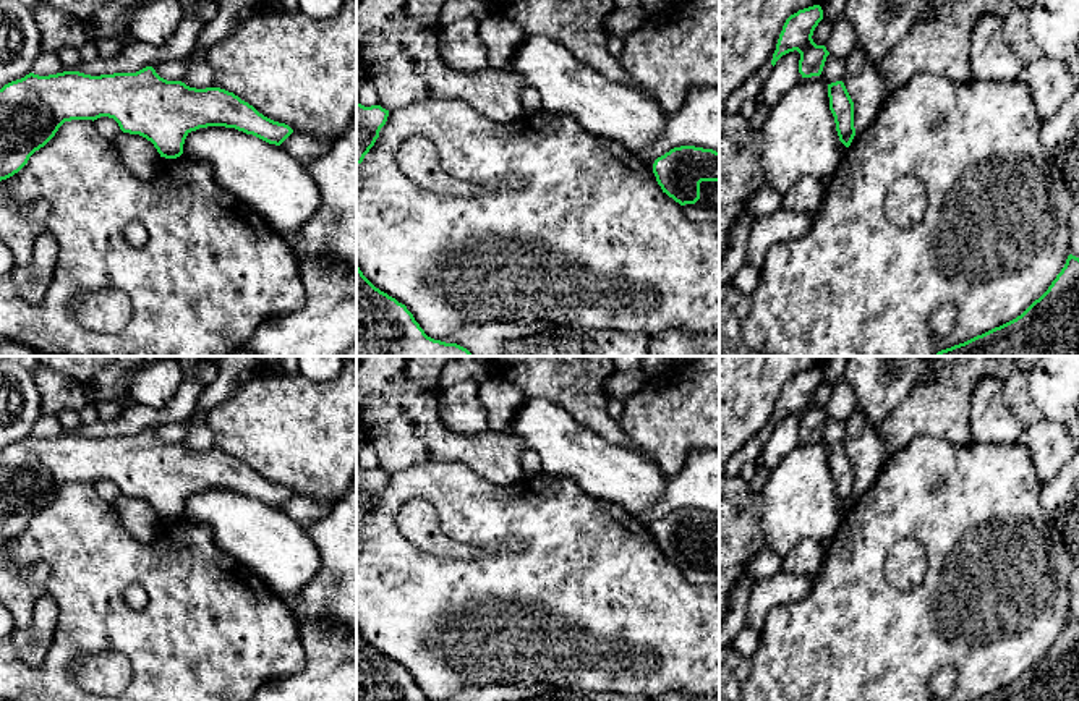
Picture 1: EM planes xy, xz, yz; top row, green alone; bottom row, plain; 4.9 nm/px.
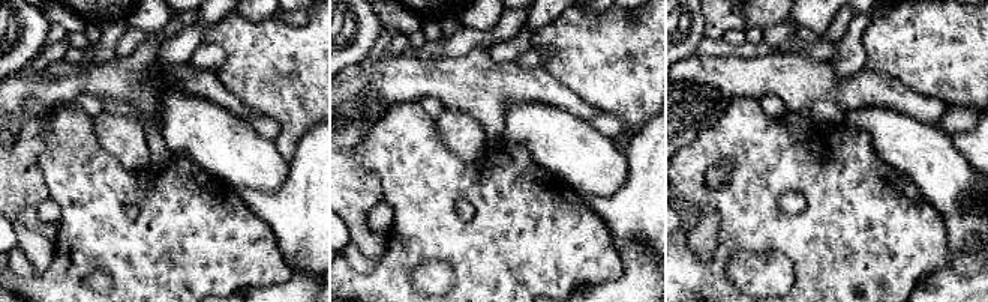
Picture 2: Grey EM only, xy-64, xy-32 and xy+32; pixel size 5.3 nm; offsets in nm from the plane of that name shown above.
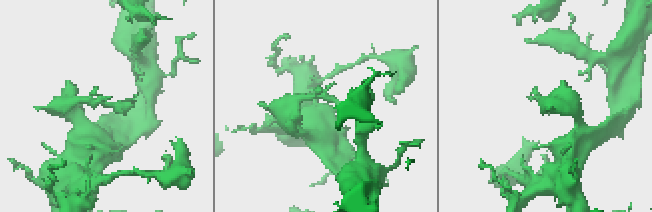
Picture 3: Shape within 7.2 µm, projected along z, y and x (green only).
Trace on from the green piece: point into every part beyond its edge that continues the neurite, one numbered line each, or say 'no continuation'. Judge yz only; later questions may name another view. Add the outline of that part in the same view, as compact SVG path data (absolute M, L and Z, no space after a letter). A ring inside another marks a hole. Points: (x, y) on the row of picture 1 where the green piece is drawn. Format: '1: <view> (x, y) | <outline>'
1: yz (750, 89) | M773 57L758 71L755 71L742 86L739 86L734 92L729 94L729 97L721 107L721 113L739 113L742 104L747 99L758 99L765 81L773 70L771 60Z

